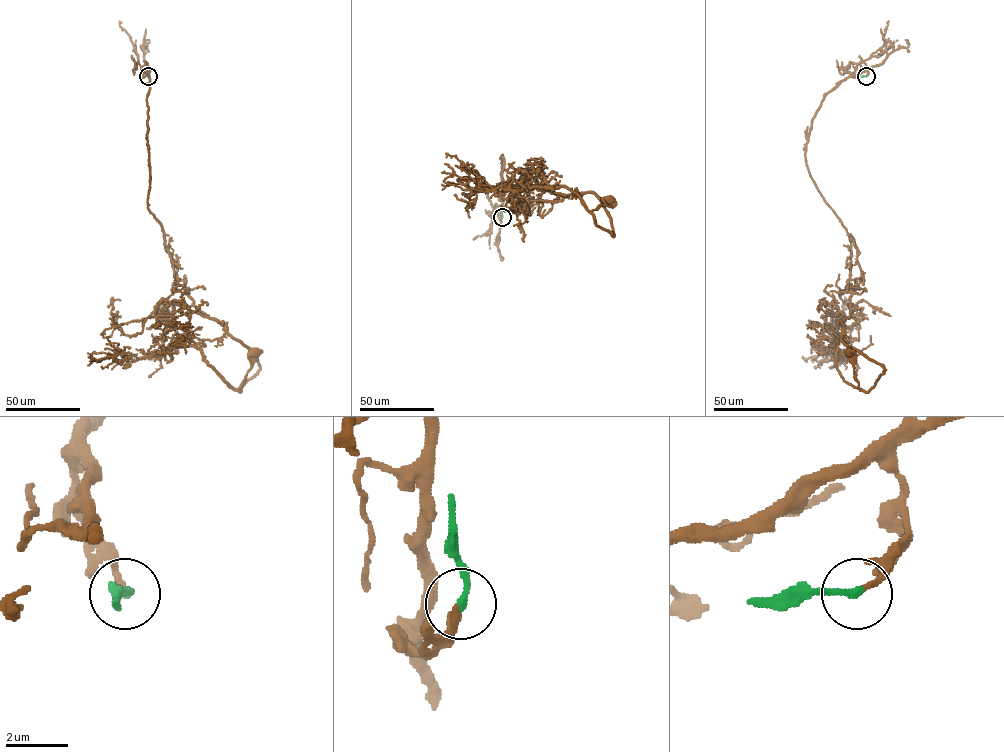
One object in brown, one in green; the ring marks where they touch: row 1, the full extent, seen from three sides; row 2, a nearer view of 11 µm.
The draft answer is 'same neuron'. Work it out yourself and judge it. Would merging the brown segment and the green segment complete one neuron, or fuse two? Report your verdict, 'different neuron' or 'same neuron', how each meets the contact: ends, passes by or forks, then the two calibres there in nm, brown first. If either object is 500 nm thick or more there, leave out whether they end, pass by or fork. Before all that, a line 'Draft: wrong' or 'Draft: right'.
Draft: right
same neuron; brown ends; green ends; calibres 190 and 220 nm

